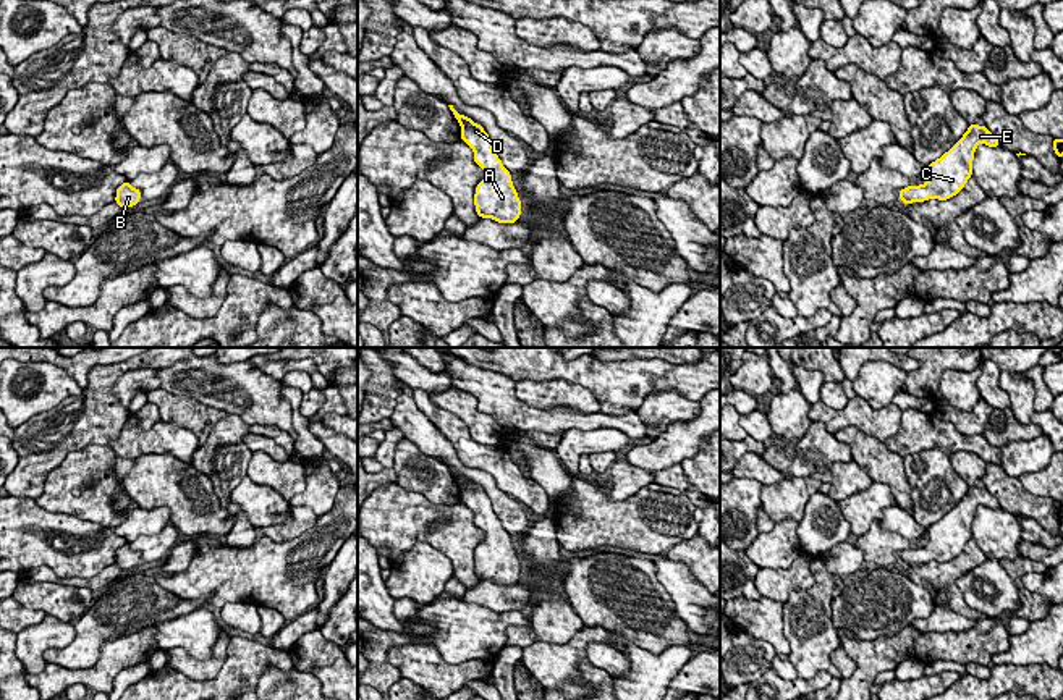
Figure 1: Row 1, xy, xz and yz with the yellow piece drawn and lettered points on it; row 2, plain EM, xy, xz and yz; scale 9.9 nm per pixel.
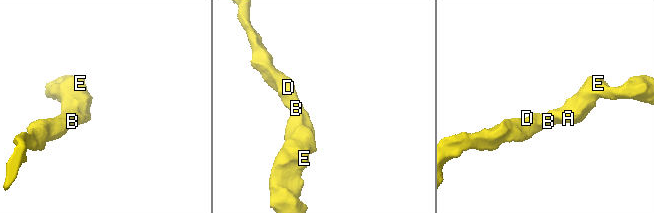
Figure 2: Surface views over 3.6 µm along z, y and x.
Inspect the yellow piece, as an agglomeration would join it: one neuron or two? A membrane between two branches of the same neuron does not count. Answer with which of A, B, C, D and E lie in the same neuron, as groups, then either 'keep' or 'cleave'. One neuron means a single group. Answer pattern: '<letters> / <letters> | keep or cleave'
A B C D E | keep

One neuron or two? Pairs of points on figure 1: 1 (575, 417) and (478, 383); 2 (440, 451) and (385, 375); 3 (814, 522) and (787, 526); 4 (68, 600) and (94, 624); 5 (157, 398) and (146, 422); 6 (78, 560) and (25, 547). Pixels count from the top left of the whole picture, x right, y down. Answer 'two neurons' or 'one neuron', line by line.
1: one neuron
2: two neurons
3: two neurons
4: two neurons
5: two neurons
6: one neuron

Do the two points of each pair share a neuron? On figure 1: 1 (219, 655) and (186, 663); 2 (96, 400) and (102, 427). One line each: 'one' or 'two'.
1: one
2: one

